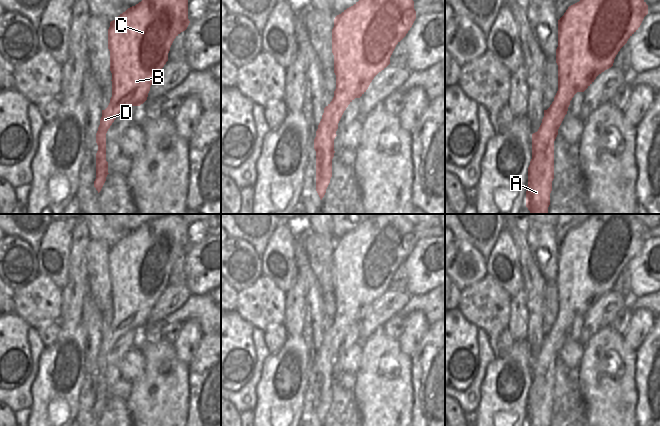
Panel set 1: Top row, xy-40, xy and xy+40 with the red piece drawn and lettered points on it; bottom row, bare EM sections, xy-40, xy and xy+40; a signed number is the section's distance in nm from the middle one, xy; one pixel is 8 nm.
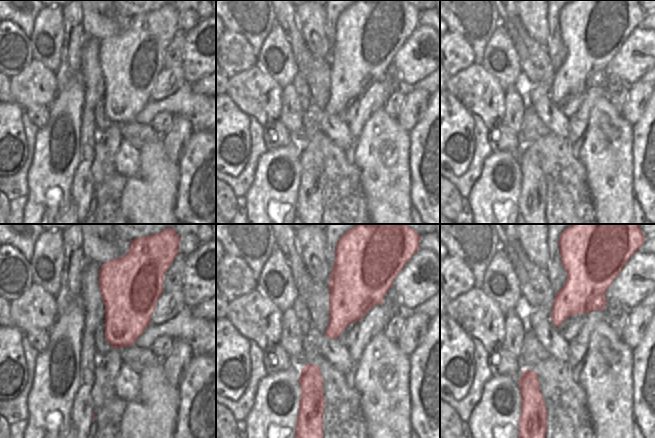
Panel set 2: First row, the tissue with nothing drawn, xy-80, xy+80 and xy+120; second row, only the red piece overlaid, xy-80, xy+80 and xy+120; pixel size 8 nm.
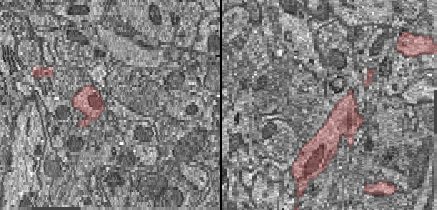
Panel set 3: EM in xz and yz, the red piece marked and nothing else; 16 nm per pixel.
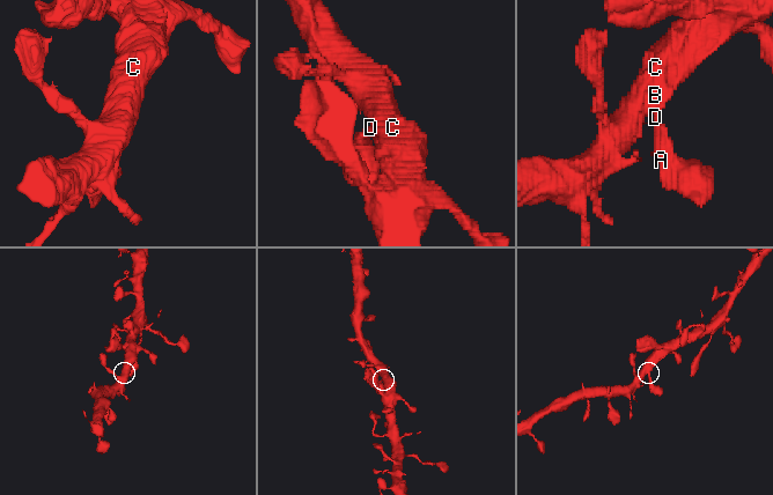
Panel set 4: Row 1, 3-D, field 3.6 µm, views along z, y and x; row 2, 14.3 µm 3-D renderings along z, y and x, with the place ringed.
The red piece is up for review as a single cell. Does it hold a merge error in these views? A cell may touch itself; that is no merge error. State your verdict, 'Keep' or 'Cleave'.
Keep

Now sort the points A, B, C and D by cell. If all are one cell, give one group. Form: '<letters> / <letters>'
A B C D

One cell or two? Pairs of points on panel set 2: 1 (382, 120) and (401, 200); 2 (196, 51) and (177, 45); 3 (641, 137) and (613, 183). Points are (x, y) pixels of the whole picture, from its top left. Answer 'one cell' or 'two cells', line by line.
1: one cell
2: two cells
3: two cells

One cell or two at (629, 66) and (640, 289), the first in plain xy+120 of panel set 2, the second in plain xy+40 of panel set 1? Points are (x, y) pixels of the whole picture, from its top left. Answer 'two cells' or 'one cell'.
one cell

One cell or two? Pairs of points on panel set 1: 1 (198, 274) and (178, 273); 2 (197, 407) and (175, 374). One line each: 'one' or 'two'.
1: two
2: two

